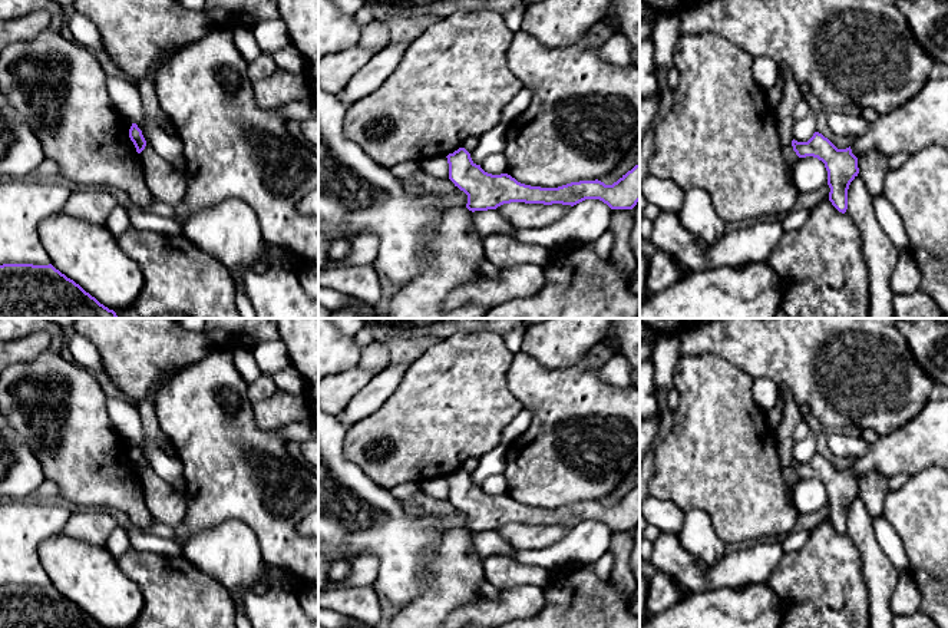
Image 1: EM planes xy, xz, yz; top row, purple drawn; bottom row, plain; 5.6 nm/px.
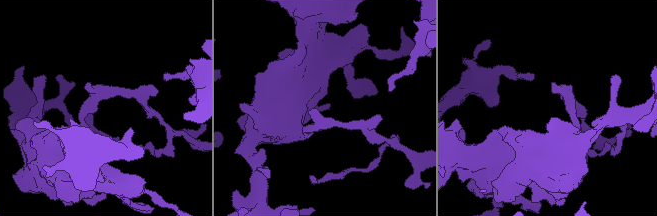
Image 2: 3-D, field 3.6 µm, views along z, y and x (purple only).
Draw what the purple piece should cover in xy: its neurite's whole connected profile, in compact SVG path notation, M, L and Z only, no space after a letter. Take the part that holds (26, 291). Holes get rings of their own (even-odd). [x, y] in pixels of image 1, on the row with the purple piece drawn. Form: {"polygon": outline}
{"polygon": "M3 264L0 318L118 318L118 315L52 264Z"}

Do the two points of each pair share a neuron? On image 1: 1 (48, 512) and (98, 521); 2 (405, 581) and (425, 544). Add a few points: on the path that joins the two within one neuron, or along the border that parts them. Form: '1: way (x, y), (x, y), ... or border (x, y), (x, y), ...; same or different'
1: border (73, 509), (62, 532); different
2: way (405, 572), (405, 564), (416, 552); same

